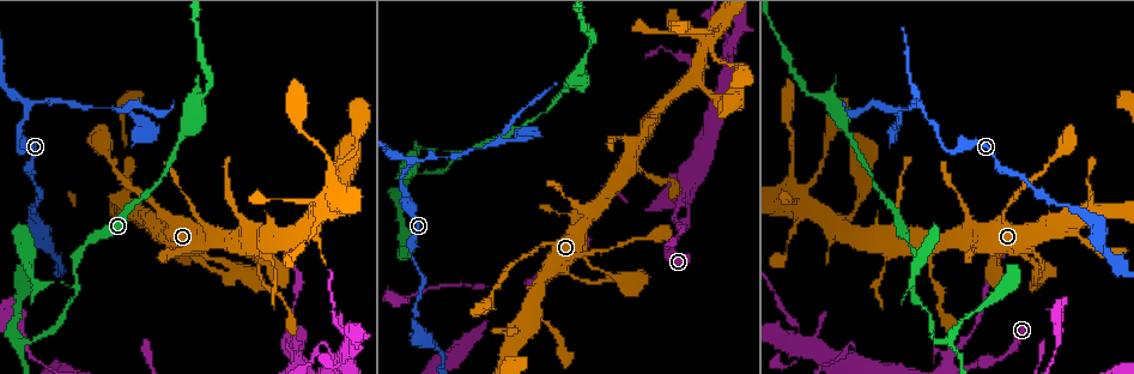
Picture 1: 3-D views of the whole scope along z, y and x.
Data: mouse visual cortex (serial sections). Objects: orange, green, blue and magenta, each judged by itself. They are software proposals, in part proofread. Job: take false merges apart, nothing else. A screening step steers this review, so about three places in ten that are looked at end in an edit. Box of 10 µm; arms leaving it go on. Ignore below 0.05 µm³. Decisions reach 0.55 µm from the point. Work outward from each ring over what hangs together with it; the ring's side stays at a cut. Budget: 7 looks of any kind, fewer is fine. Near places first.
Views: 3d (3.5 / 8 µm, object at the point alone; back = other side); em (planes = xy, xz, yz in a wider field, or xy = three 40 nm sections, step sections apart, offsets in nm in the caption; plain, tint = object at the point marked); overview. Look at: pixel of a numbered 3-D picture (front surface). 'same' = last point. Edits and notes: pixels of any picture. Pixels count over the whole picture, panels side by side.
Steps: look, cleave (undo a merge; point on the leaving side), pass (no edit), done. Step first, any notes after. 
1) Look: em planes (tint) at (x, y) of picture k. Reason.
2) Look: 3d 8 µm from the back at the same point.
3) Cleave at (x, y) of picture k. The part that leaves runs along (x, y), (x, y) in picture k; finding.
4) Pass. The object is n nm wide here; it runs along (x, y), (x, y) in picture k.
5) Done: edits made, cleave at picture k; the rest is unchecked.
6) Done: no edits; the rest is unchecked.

Look: 3d 8 µm at (868, 150) of picture 1. Thick turns thin.

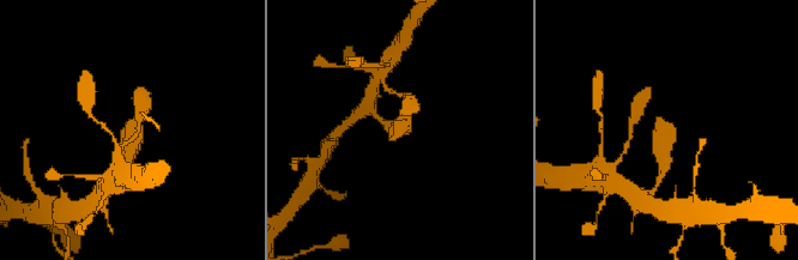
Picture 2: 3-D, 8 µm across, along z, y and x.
Look: em xy step 2 (tint) at the same point.

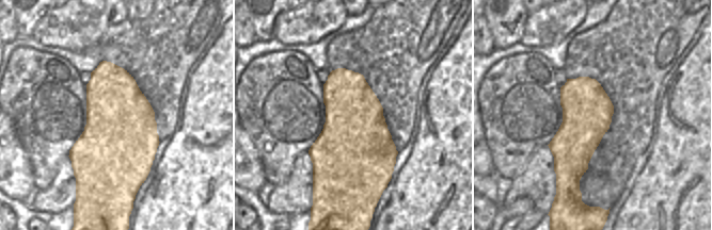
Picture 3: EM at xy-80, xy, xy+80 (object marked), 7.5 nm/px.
Pass. It runs along (665, 158), (662, 132), (676, 131) in picture 2; continuous, no second cell.

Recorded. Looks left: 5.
Look: 3d 3.5 µm at (313, 230) of picture 1. Sudden change in width.

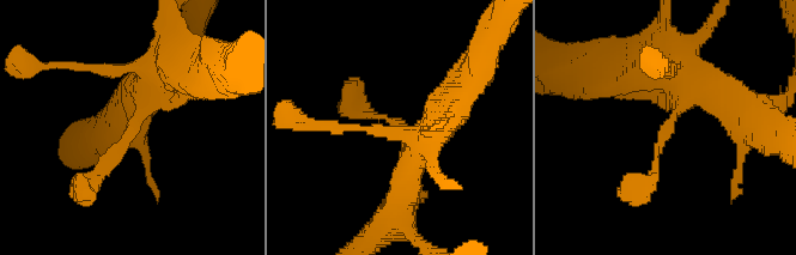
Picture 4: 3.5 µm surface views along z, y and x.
Look: em xy step 1 (tint) at (672, 125) of picture 4.

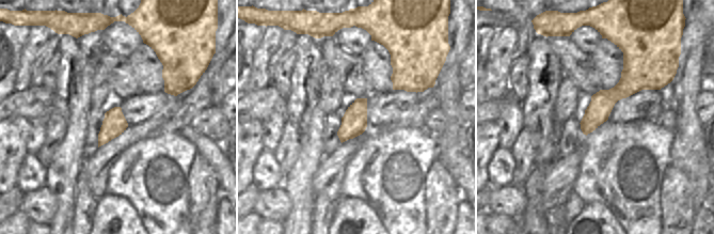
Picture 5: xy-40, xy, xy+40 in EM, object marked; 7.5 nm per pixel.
Pass. It runs along (629, 57), (629, 80), (585, 130) in picture 5; one cell here.

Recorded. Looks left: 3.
Look: 3d 3.5 µm at (960, 347) of picture 1. Calibre changes.

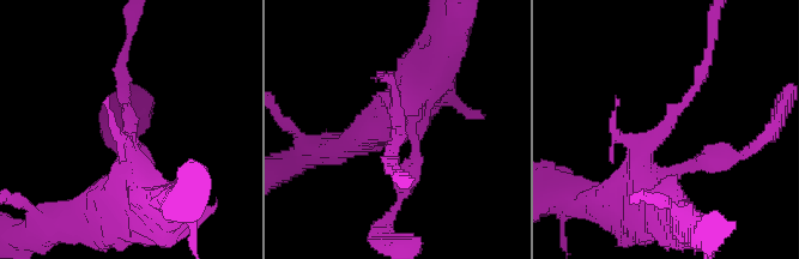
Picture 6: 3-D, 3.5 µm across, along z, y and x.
Look: em xy step 5 (tint) at (394, 121) of picture 6. Now the EM.

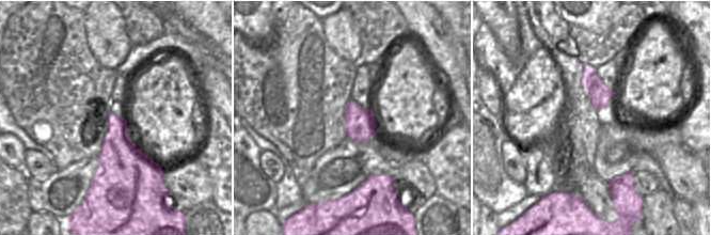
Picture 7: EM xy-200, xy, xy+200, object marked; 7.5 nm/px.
Pass. All the same cell.

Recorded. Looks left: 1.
Done: no edits; the rest is unchecked.

